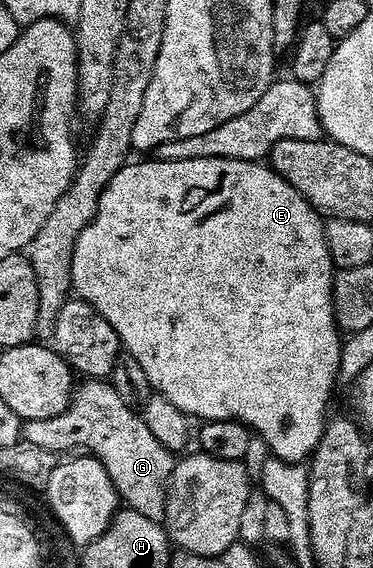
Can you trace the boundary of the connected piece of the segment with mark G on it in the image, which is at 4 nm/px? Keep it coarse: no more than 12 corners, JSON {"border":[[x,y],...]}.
{"border":[[103,378],[22,439],[102,462],[124,505],[167,515],[176,457]]}

